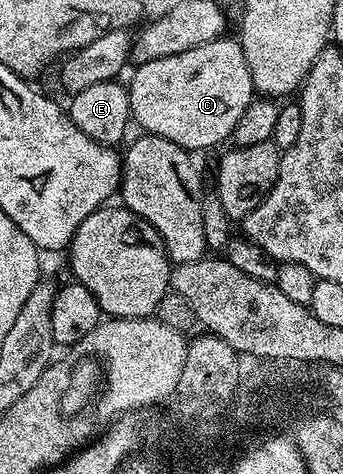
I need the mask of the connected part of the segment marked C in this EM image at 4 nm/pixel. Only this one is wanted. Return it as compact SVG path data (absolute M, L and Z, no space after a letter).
M226 35L206 45L191 47L191 51L179 51L179 55L167 55L167 59L151 59L137 65L133 78L127 81L132 120L136 124L138 121L146 134L171 139L171 143L190 151L209 149L220 141L228 142L235 123L239 123L239 115L247 111L255 96L247 55L243 55L240 40L233 38L232 41L231 37Z

